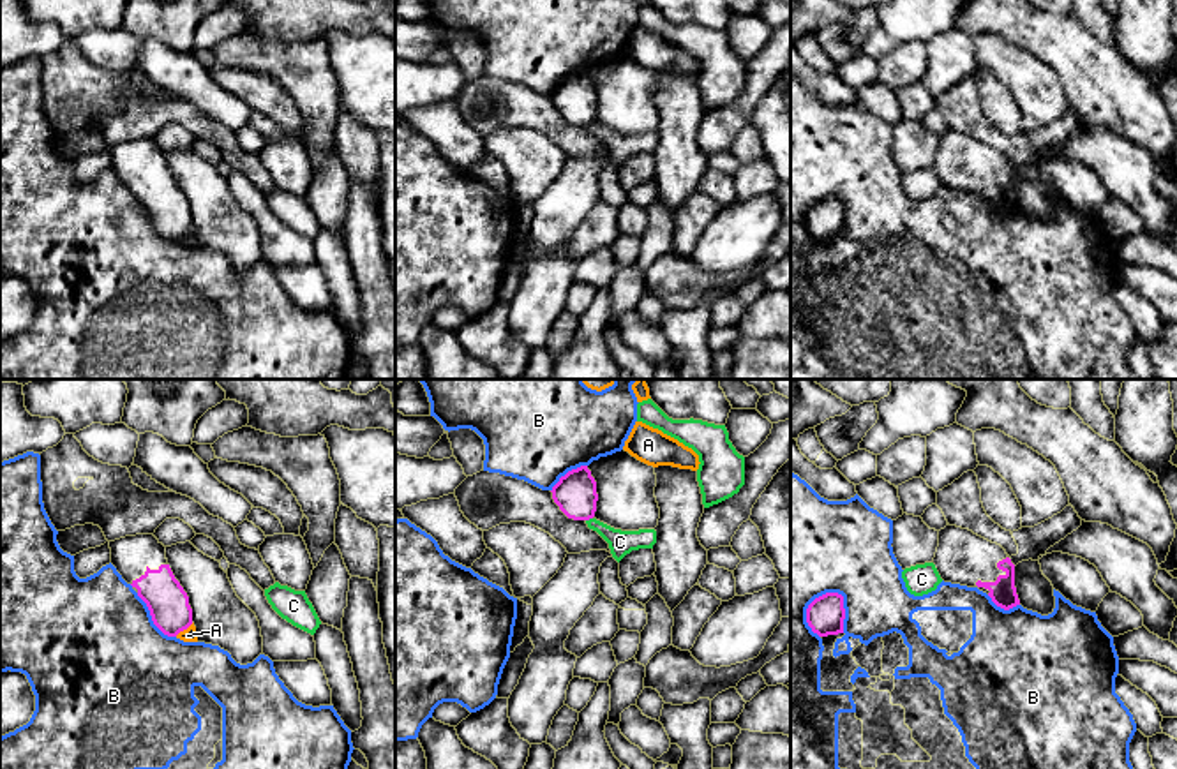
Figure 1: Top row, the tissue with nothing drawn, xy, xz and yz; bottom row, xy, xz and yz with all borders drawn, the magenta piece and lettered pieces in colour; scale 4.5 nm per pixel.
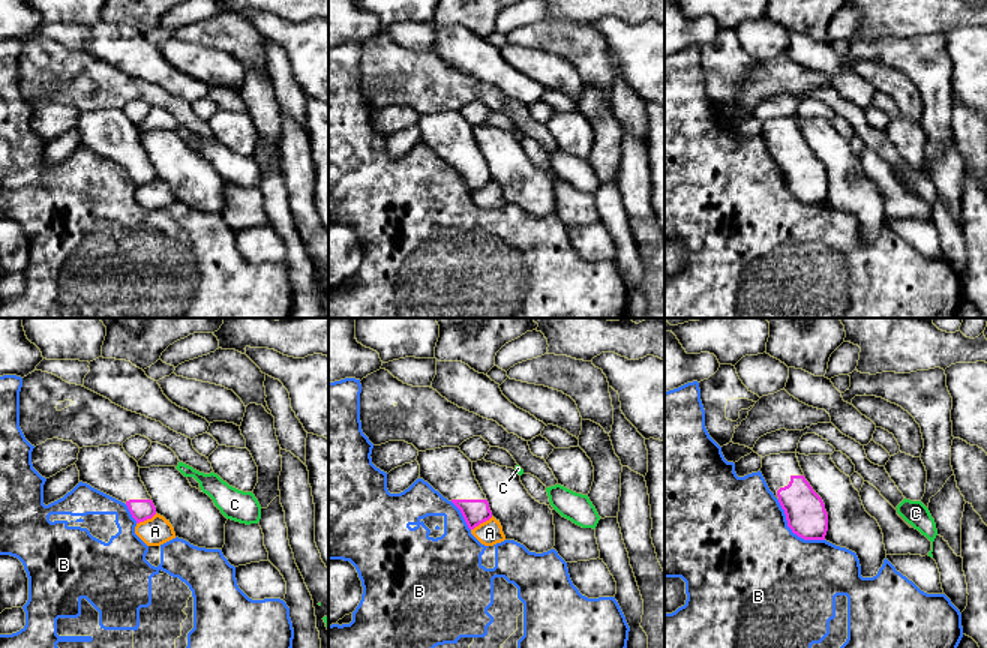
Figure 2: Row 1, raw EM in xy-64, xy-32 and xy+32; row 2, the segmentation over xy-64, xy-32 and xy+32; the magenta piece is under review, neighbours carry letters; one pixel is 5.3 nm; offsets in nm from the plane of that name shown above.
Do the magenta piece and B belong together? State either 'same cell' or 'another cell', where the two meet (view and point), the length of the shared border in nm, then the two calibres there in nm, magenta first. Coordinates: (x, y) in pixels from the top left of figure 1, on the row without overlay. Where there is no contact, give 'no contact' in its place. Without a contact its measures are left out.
another cell; meets magenta in yz at (809, 212); contact 240 nm long; 170 nm thick on the magenta side, 440 nm on the other

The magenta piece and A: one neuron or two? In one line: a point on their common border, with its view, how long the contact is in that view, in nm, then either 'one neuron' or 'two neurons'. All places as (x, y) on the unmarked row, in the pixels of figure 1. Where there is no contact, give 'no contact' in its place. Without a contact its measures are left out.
meets magenta in xy at (184, 233); contact 110 nm long; two neurons

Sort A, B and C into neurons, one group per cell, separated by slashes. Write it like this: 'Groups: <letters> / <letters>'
Groups: A / B / C

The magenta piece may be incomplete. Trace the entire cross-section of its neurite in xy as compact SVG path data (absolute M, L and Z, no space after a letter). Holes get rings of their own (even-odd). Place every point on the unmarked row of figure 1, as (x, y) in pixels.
M136 139L109 146L111 169L146 208L154 229L176 242L192 229L189 201L175 183L166 152L154 139Z

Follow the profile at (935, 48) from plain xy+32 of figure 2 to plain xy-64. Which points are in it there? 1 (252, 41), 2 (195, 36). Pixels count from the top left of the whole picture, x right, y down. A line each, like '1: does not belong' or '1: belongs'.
1: belongs
2: belongs

